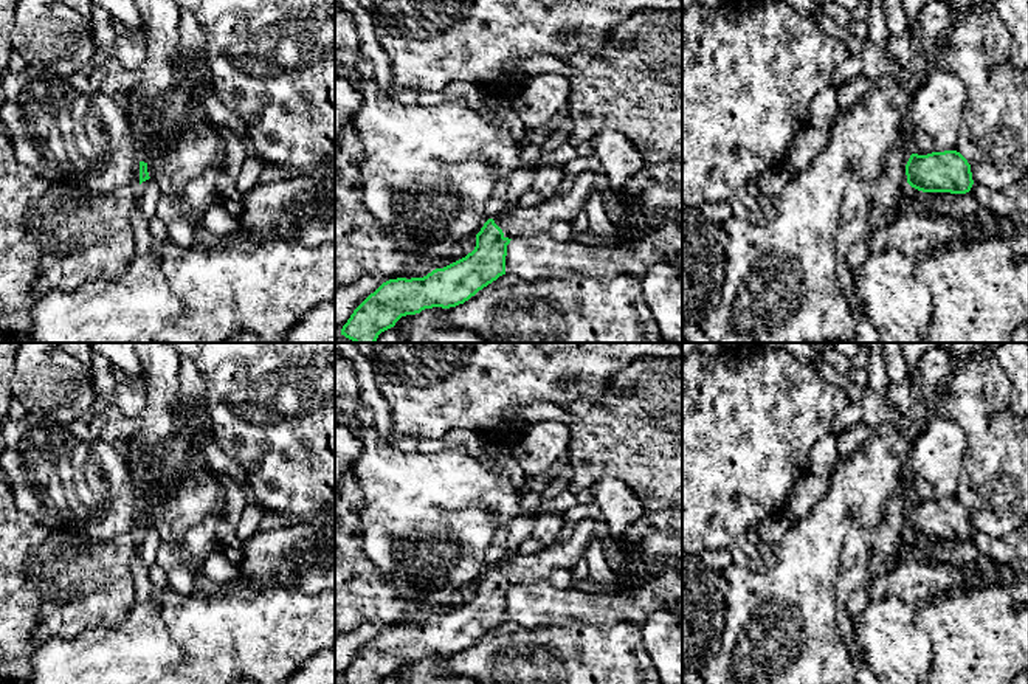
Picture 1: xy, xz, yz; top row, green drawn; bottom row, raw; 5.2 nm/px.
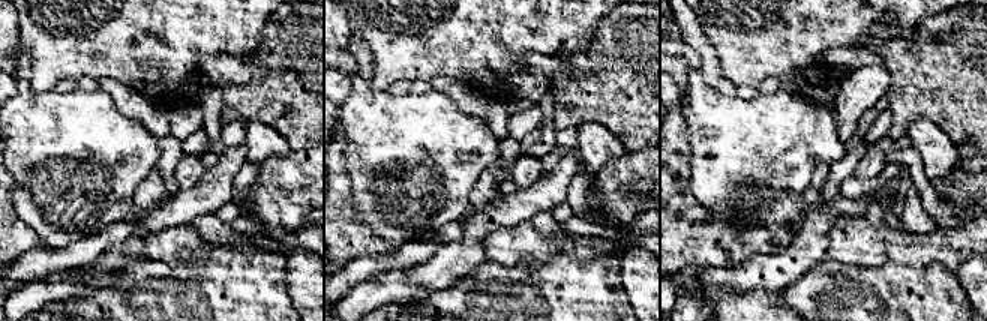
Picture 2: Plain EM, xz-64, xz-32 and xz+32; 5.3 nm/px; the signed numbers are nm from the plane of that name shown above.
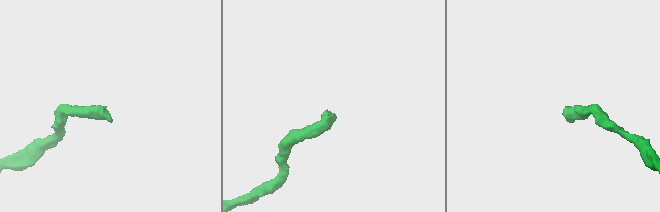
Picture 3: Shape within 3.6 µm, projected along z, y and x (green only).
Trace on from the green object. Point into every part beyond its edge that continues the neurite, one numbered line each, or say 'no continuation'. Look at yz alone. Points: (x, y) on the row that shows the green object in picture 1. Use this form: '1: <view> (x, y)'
no continuation

